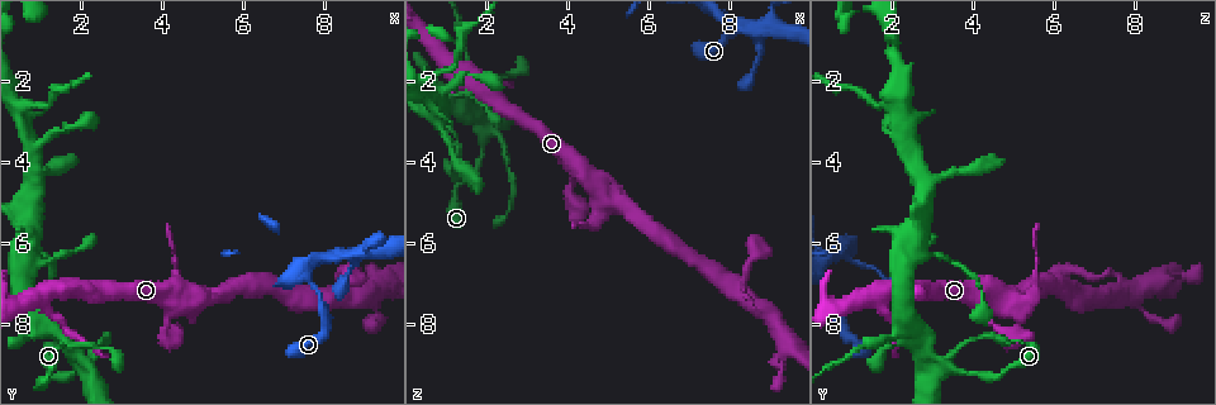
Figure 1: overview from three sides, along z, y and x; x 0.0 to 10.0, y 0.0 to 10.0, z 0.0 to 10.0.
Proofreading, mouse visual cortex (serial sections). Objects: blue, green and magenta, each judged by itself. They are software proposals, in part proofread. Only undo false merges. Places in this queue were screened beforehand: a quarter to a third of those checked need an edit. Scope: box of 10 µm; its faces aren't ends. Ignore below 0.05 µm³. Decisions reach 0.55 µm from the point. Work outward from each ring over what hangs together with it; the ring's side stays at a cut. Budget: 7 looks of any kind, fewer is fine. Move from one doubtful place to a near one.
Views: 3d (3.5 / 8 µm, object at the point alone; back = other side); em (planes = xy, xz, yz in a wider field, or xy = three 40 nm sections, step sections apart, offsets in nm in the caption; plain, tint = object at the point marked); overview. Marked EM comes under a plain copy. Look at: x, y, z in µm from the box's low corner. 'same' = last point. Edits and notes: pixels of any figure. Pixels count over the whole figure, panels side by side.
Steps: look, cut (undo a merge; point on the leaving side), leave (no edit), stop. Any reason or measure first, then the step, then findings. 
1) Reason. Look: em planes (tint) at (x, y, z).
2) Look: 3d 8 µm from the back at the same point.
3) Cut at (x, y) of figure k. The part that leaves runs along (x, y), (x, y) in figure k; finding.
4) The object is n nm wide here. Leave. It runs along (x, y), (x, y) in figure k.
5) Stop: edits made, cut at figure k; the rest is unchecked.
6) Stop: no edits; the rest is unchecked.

A fork. Look: 3d 3.5 µm at (1.55, 8.50, 2.60).

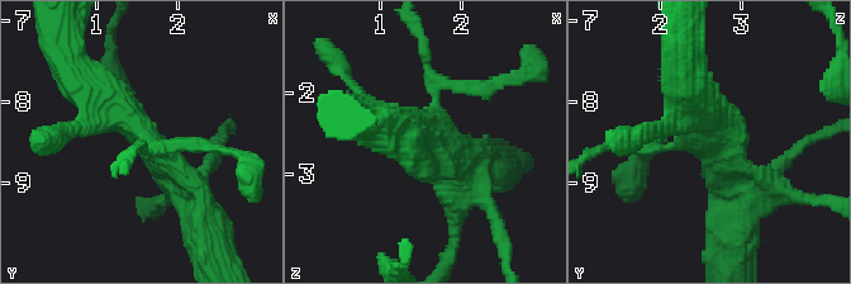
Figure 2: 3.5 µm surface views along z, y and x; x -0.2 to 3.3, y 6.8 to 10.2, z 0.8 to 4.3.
3 arms meet here; the arms are 150, 300, 500 nm wide. Look: em xy step 1 (tint) at (1.60, 8.50, 2.60).

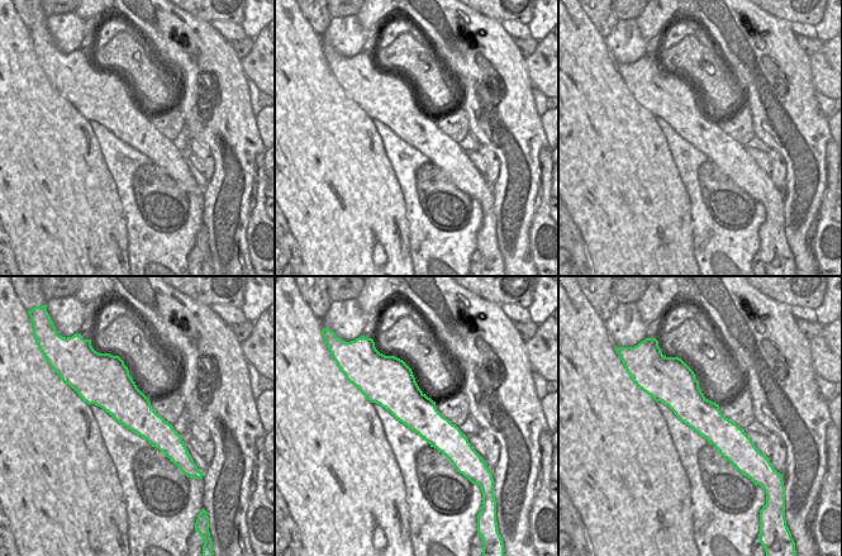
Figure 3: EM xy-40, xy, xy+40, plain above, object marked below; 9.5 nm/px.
Leave. It runs along (174, 187), (162, 155), (84, 81) in figure 2; continuous, no second cell.

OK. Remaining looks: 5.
Three-way junction. Look: 3d 3.5 µm at (4.85, 7.45, 5.10).

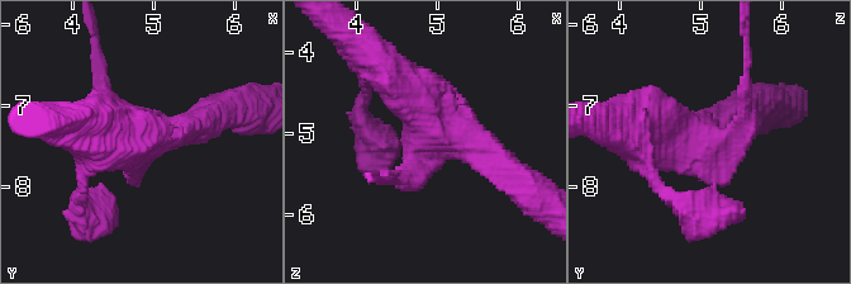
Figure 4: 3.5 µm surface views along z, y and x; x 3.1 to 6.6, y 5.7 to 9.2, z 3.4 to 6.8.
Cut at (104, 80) of figure 4. The part that leaves runs along (735, 138), (745, 127), (745, 33) in figure 4; a second cell is stuck on.

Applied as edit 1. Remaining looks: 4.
Branch point. Look: 3d 3.5 µm at (0.75, 6.30, 2.65).

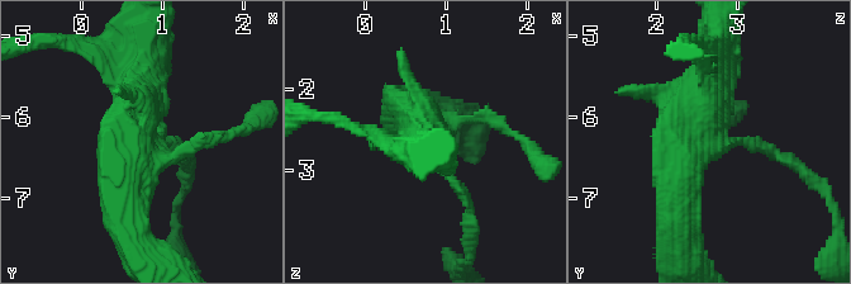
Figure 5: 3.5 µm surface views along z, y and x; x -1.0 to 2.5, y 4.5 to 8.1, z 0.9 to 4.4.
Look: em xy step 3 (tint) at (0.80, 6.30, 2.65).

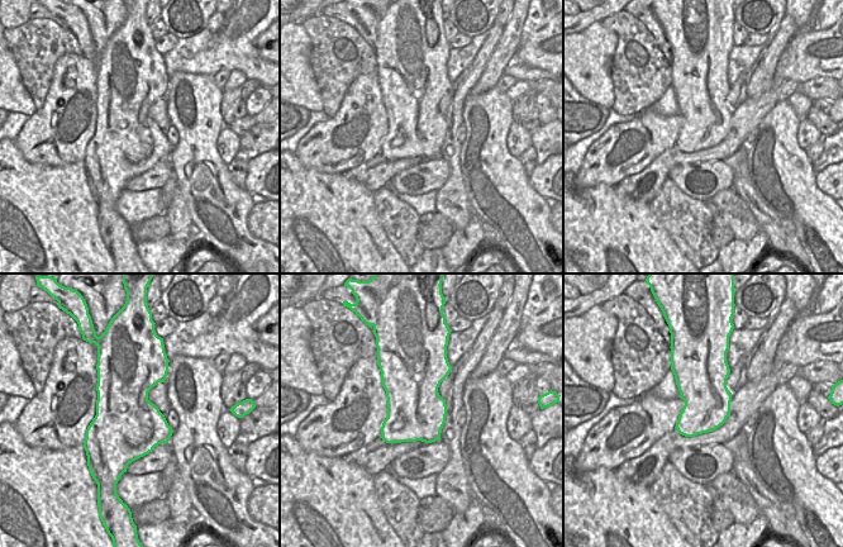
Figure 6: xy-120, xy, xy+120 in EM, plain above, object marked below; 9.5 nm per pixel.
Leave. It runs along (680, 225), (680, 162), (713, 65) in figure 5; continuous, no second cell.

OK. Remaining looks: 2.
Stop: edits made, cut at figure 4; the rest is unchecked.

